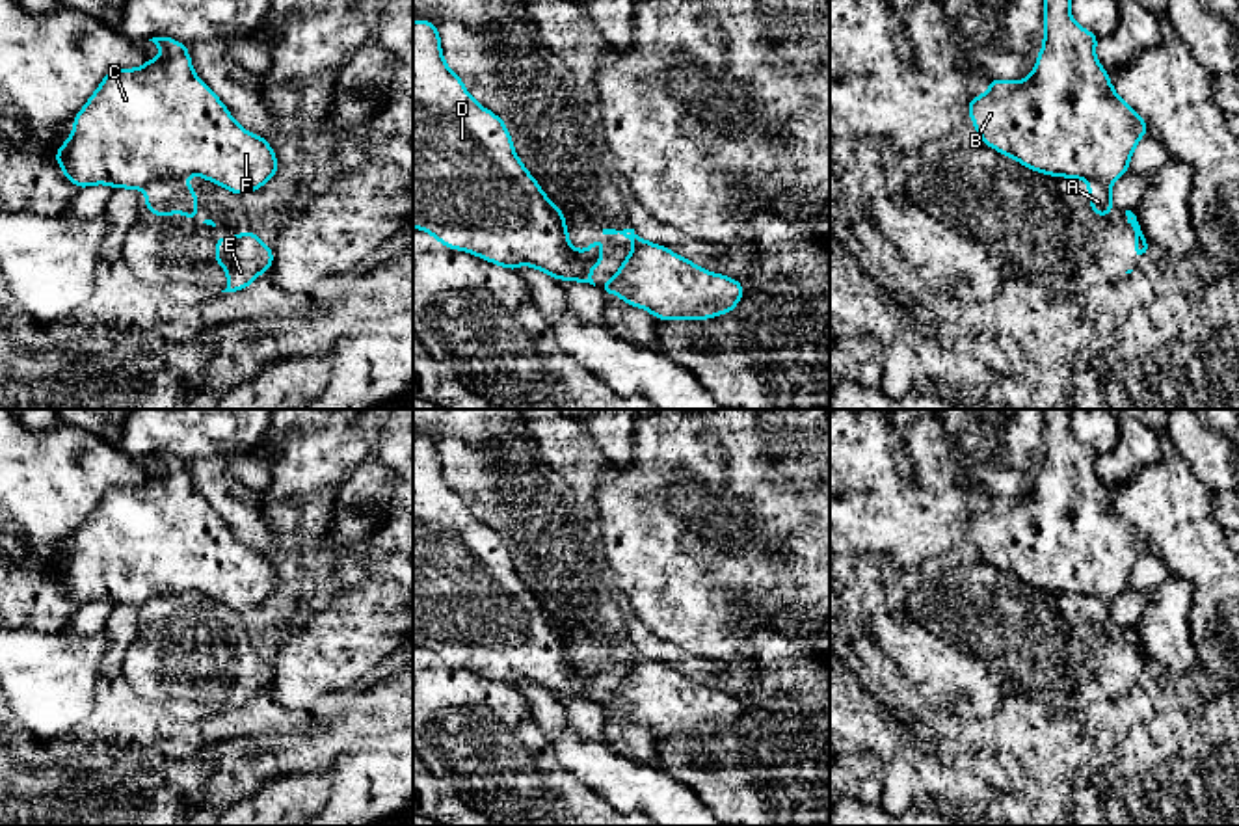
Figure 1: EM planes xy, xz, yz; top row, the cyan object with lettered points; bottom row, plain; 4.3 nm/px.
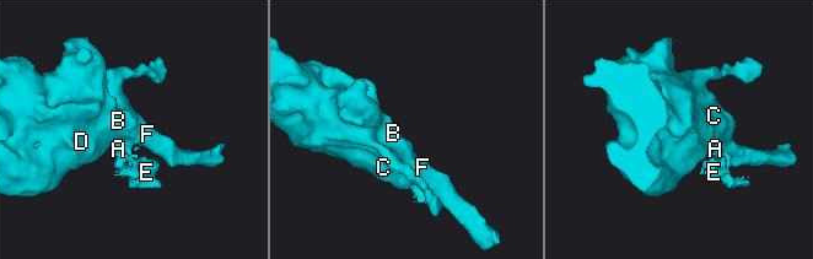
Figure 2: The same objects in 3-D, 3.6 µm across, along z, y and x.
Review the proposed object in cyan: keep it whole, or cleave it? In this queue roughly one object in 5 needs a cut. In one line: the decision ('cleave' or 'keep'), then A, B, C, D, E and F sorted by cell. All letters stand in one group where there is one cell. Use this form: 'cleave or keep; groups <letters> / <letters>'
cleave; groups A E / B C D F

